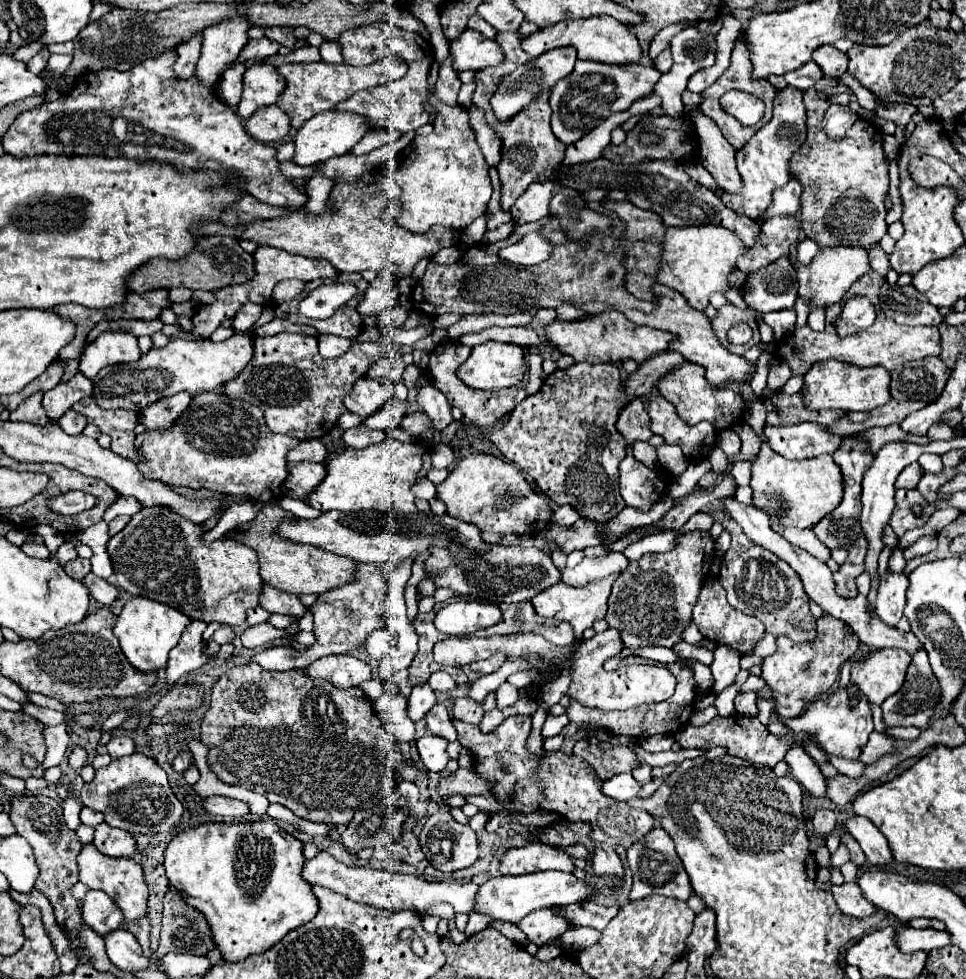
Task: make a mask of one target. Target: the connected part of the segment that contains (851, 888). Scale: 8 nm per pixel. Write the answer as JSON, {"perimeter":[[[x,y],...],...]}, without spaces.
{"perimeter":[[[855,882],[843,884],[843,886],[833,886],[831,892],[833,892],[833,898],[835,898],[835,902],[837,902],[837,906],[843,914],[849,914],[849,916],[855,916],[855,918],[867,918],[877,910],[863,896],[861,888]]]}

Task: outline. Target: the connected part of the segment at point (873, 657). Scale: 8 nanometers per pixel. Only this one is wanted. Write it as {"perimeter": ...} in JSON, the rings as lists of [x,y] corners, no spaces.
{"perimeter":[[[901,648],[873,650],[863,662],[857,662],[851,668],[851,682],[871,704],[881,704],[901,688],[907,664],[909,654]]]}

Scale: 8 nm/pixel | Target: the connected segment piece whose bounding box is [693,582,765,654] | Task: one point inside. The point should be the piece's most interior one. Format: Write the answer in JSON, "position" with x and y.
{"position":[717,621]}

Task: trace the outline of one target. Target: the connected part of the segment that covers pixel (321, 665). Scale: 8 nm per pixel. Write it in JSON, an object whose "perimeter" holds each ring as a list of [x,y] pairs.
{"perimeter":[[[349,654],[343,656],[323,656],[303,668],[303,674],[309,678],[329,680],[337,688],[359,686],[365,680],[371,680],[371,668]]]}

